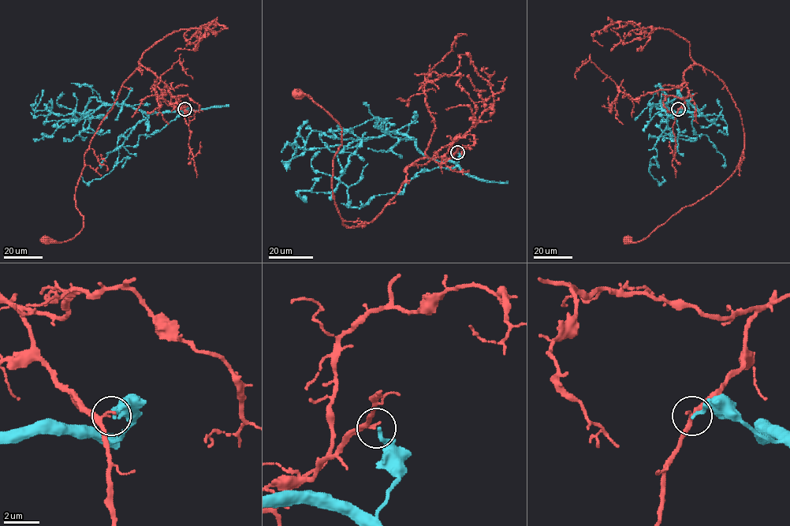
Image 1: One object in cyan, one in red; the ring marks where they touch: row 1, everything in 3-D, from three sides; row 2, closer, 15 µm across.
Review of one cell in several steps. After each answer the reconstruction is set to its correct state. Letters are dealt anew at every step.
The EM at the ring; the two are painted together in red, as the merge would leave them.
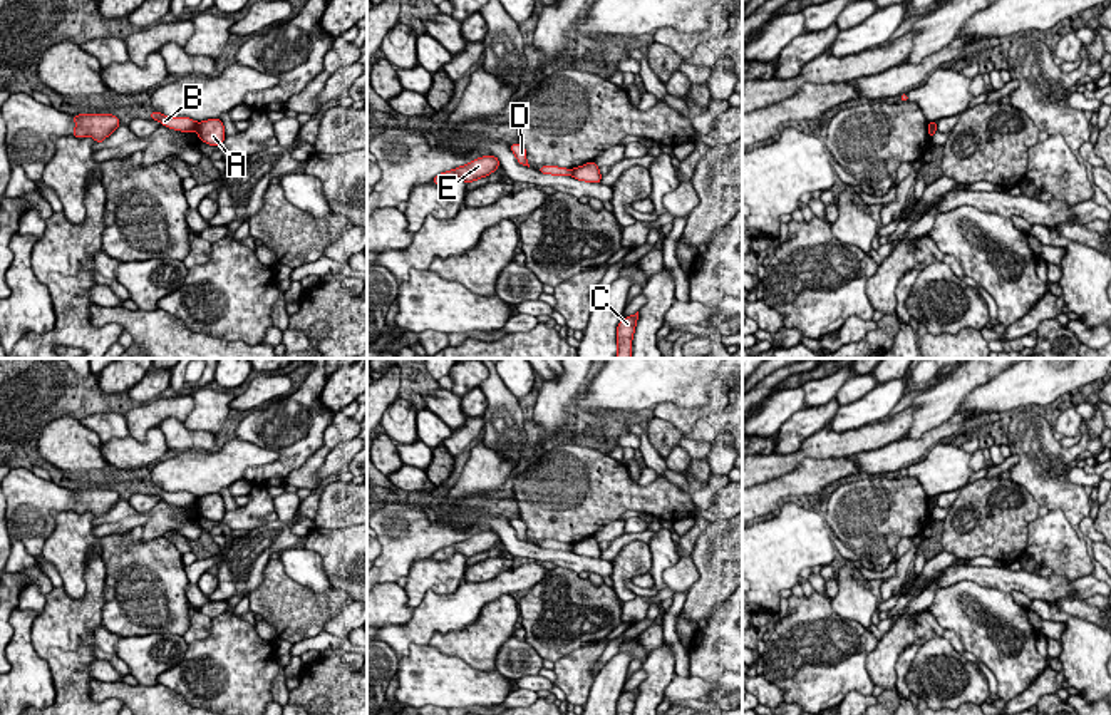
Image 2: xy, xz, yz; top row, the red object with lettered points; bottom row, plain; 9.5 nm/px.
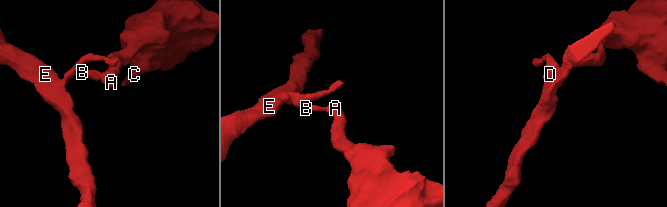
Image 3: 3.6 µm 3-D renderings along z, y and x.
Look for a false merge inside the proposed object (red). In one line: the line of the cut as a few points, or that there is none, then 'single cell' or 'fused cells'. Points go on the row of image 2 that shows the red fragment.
cut in xy along (198, 123), (195, 128); fused cells

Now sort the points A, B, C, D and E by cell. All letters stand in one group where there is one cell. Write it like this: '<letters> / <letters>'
A C / B D E

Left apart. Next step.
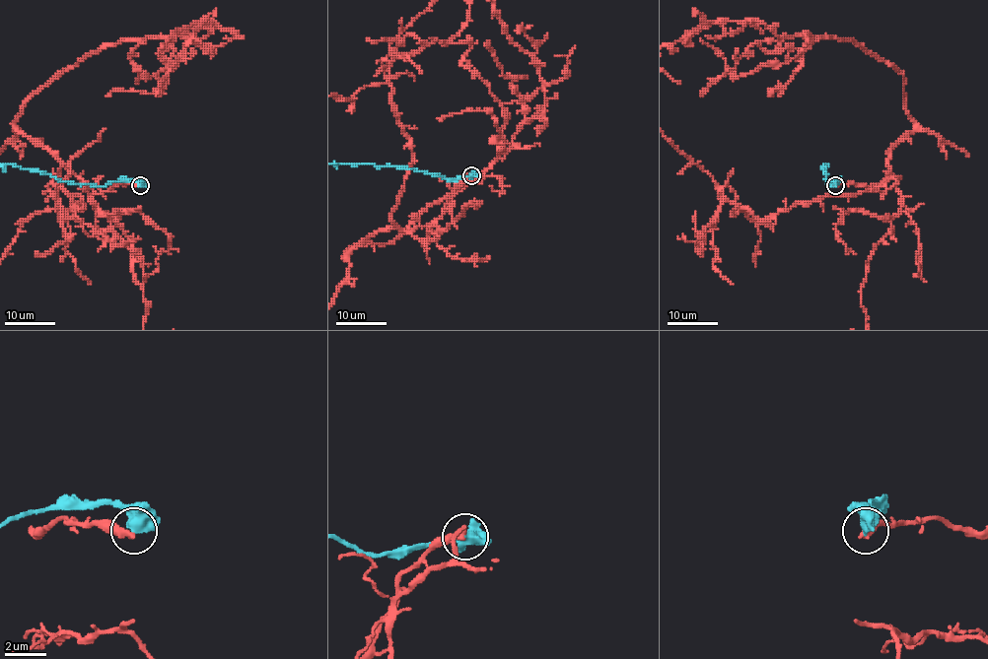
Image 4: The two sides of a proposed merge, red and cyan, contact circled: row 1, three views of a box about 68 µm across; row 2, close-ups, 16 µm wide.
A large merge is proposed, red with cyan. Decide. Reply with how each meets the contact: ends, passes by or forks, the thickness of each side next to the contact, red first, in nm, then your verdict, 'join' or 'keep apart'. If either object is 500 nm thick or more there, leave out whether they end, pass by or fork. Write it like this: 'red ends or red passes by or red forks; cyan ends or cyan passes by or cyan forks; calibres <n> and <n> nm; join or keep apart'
red ends; cyan passes by; calibres 320 and 460 nm; keep apart

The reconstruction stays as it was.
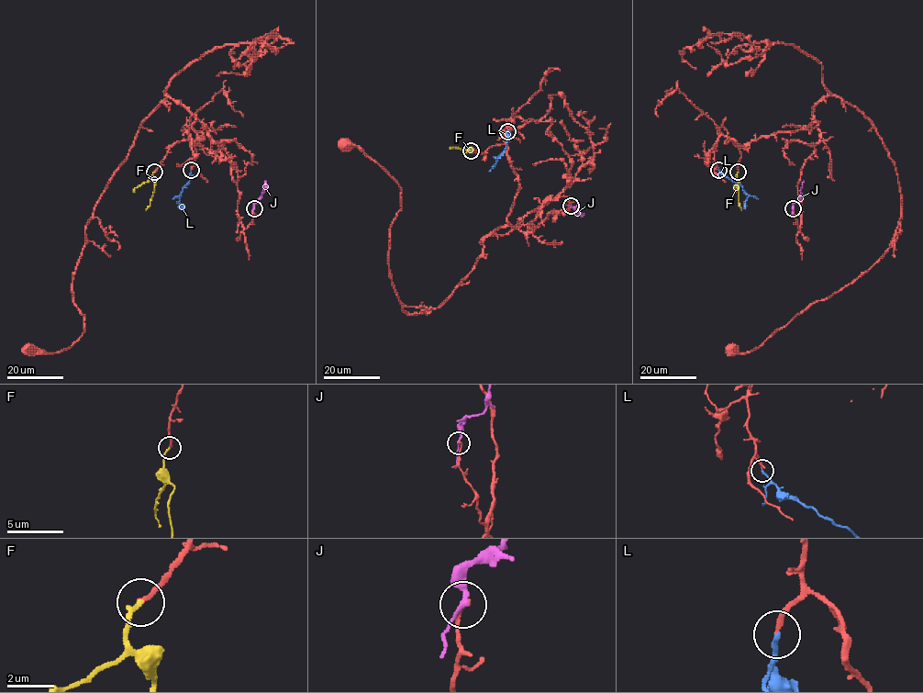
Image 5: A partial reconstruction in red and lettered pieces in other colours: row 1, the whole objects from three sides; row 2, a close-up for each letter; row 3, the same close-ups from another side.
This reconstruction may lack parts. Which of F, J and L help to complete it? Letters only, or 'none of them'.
F, L

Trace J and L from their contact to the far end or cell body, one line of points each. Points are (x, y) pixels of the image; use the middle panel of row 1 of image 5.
J: (571, 205), (581, 216)
L: (507, 131), (506, 148), (496, 161), (496, 158), (501, 159)

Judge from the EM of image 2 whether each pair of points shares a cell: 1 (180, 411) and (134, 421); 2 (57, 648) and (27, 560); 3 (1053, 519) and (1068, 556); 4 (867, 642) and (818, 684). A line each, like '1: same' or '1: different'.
1: same
2: different
3: same
4: same

